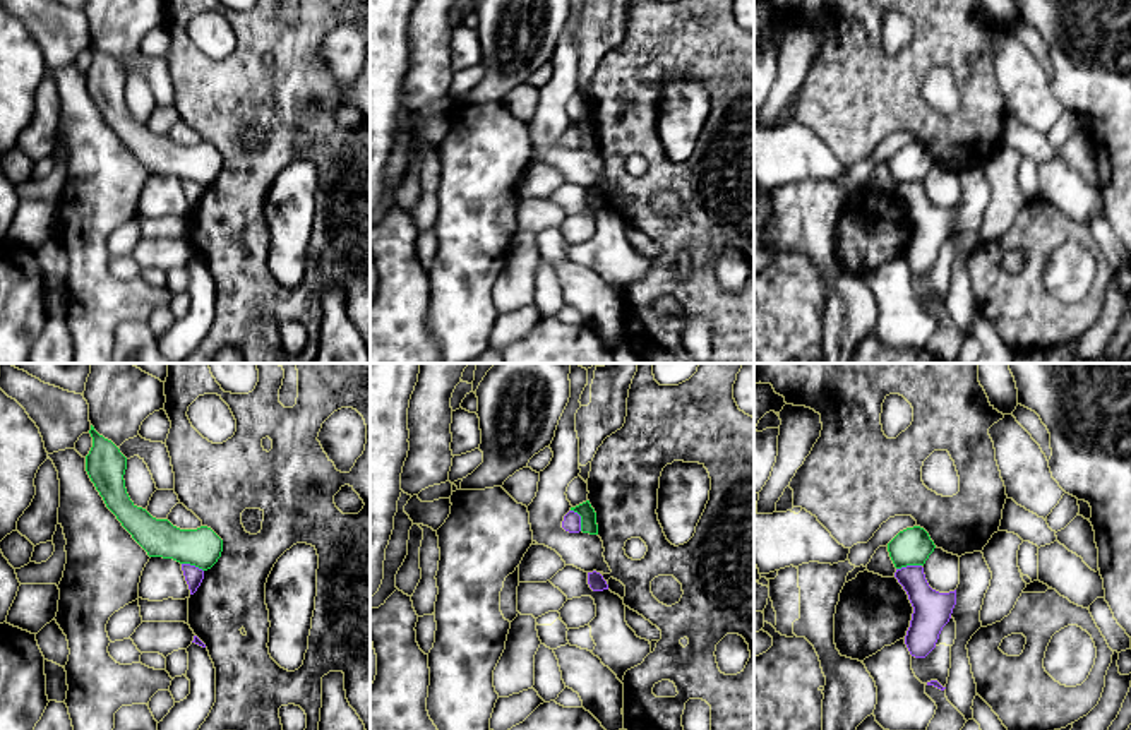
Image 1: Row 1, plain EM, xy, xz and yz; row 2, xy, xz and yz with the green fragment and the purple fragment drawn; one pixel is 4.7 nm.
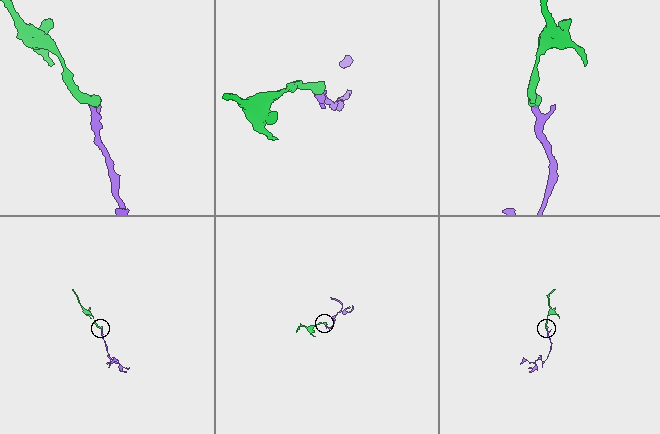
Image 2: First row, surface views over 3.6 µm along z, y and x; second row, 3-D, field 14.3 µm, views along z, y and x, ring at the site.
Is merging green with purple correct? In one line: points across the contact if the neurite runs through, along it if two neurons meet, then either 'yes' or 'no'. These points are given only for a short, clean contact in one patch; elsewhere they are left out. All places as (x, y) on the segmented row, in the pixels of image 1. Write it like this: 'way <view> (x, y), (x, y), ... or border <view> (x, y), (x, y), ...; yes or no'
border yz (921, 564), (907, 564), (897, 569); no

